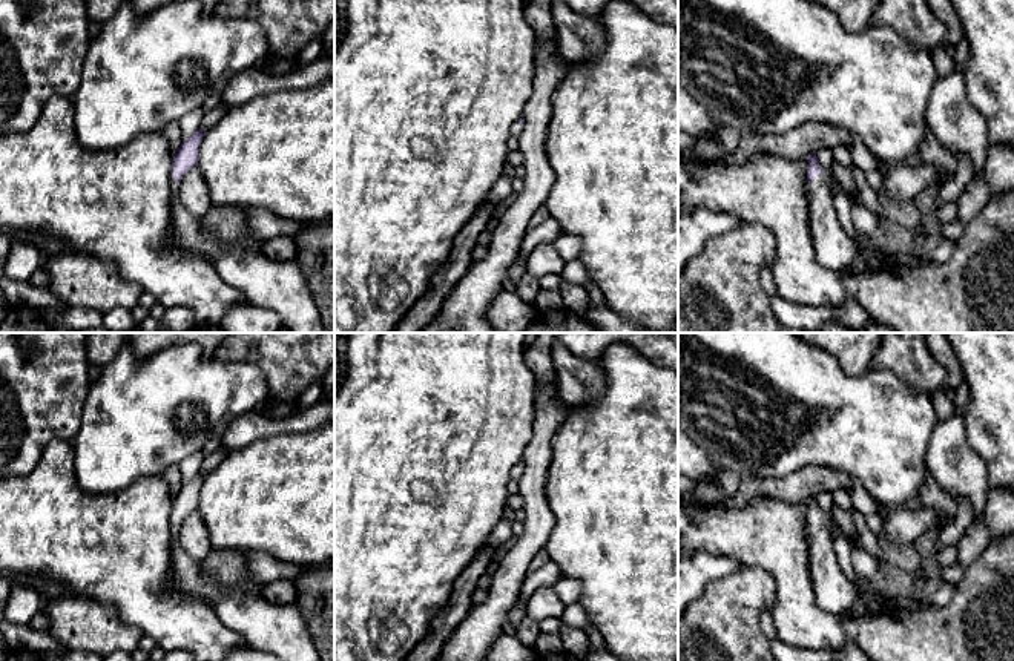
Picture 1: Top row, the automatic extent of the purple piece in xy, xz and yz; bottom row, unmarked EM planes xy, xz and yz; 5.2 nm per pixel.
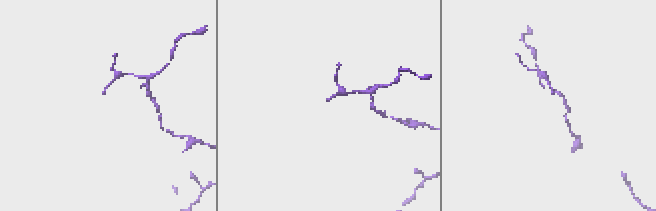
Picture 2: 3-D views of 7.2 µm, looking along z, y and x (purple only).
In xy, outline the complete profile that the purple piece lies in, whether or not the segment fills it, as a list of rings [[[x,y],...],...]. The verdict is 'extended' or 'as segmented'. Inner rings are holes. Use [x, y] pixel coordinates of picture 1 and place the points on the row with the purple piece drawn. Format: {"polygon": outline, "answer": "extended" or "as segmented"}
{"polygon": [[[201,127],[173,152],[173,166],[170,176],[172,199],[172,238],[186,252],[206,258],[215,267],[218,275],[233,288],[239,290],[252,305],[273,310],[281,325],[290,333],[325,333],[321,314],[313,296],[308,291],[302,270],[296,261],[273,261],[262,253],[244,248],[238,244],[222,244],[221,241],[202,233],[202,216],[192,215],[178,201],[178,184],[183,176],[199,161],[199,147],[206,130]]], "answer": "extended"}

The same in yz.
{"polygon": [[[815,150],[807,155],[807,163],[807,181],[812,193],[808,210],[813,250],[821,265],[839,273],[853,267],[858,248],[838,219],[833,198]]], "answer": "extended"}

